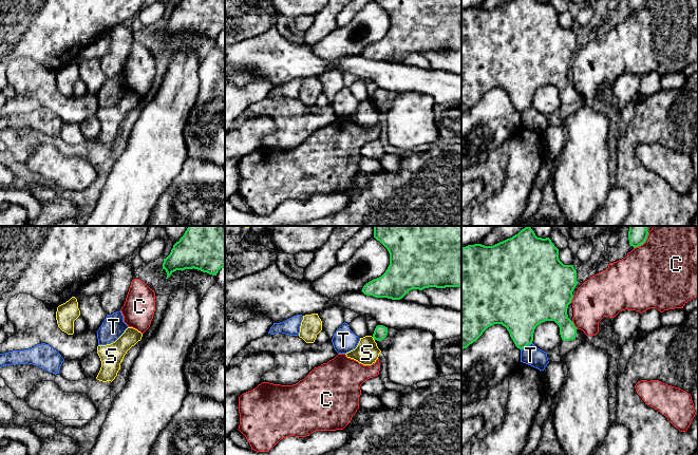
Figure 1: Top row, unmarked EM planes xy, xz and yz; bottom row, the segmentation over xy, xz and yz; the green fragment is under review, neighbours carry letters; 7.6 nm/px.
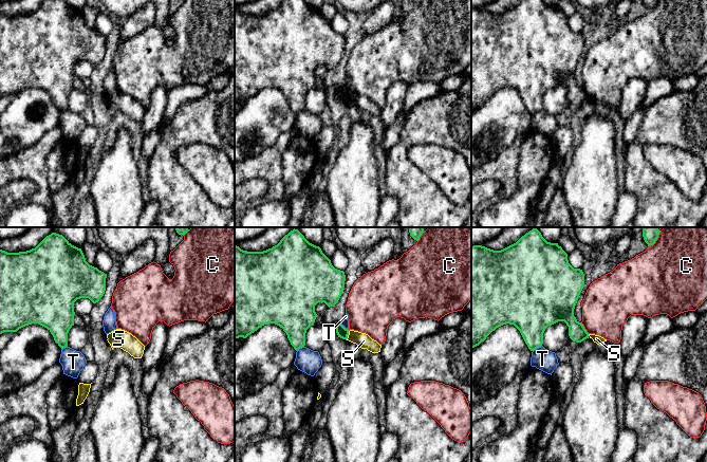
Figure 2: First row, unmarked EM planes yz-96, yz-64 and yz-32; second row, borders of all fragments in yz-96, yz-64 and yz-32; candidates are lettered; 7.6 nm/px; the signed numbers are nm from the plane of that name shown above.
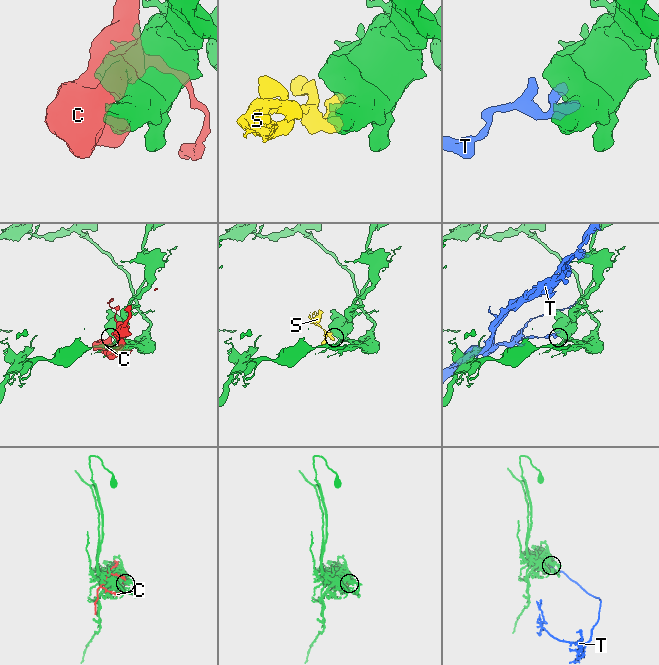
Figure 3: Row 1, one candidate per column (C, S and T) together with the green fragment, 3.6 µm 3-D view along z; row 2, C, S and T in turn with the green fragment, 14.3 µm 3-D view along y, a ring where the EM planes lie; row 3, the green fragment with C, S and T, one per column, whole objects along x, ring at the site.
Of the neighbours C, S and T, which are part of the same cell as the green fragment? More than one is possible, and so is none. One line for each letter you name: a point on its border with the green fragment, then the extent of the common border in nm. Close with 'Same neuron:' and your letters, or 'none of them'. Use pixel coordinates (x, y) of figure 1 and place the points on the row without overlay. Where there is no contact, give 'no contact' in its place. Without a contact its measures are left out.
Same neuron: none of them

